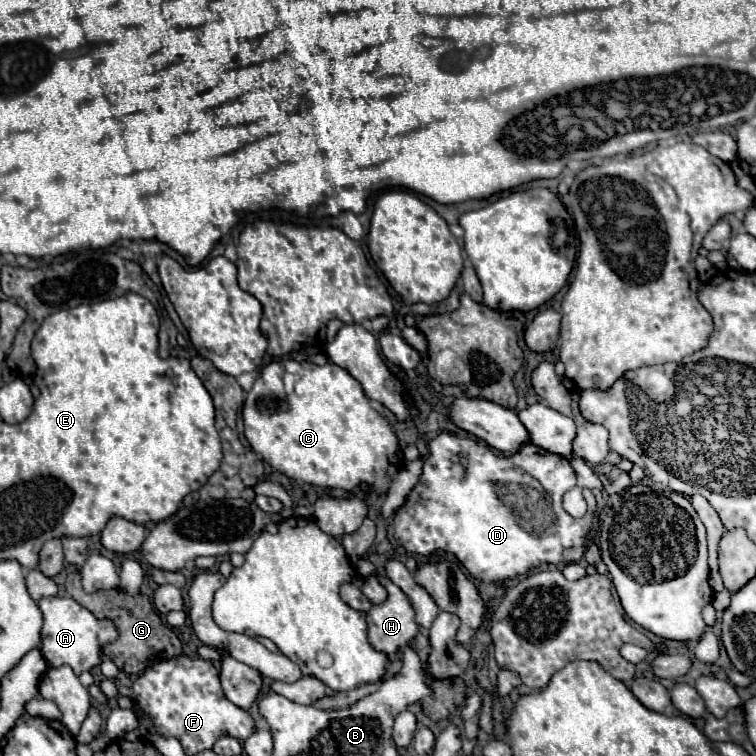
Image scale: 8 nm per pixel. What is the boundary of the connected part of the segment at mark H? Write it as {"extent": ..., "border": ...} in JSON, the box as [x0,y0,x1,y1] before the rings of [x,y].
{"extent":[368,575,418,655],"border":[[[380,575],[380,583],[386,587],[388,599],[368,611],[368,639],[378,651],[394,655],[396,649],[416,639],[418,623],[408,595],[386,575]]]}

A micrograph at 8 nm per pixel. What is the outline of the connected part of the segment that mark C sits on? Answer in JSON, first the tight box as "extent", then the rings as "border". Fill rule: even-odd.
{"extent":[242,359,400,493],"border":[[[288,359],[282,362],[274,361],[270,363],[270,365],[266,365],[266,367],[262,369],[260,377],[256,379],[254,387],[248,391],[248,397],[246,397],[244,409],[242,409],[242,417],[244,417],[244,427],[246,427],[244,435],[246,435],[248,443],[252,445],[252,449],[254,449],[256,453],[260,453],[266,463],[270,463],[274,469],[278,469],[280,473],[284,473],[284,475],[290,477],[290,479],[304,481],[304,483],[310,483],[310,485],[316,485],[316,487],[340,487],[340,489],[354,489],[354,487],[360,485],[360,483],[370,483],[376,493],[386,493],[386,489],[388,489],[388,485],[390,485],[390,481],[392,481],[392,477],[398,473],[398,467],[396,467],[396,465],[400,465],[400,457],[396,455],[396,451],[398,451],[398,439],[396,439],[396,435],[392,433],[388,421],[386,421],[384,417],[380,417],[380,415],[370,407],[368,397],[364,395],[360,383],[358,383],[348,371],[344,371],[342,367],[338,367],[338,365],[334,365],[334,363],[326,363],[326,365],[318,366]],[[286,373],[298,375],[299,379],[296,381],[296,385],[294,385],[294,393],[282,395],[282,393],[286,393],[286,391],[284,391],[284,375],[286,375]]]}

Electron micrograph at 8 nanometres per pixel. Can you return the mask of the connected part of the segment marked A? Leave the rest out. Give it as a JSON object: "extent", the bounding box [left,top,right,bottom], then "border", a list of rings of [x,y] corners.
{"extent":[40,597,118,675],"border":[[[46,597],[40,599],[40,611],[44,615],[42,627],[42,655],[52,667],[70,665],[76,675],[92,671],[100,665],[102,649],[118,639],[118,627],[112,619],[98,619],[92,611],[76,603],[72,597]]]}

